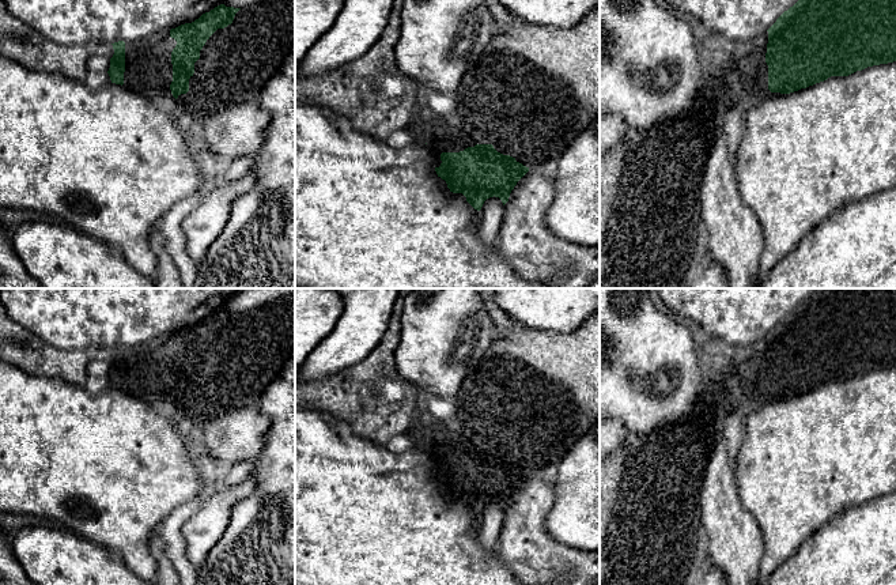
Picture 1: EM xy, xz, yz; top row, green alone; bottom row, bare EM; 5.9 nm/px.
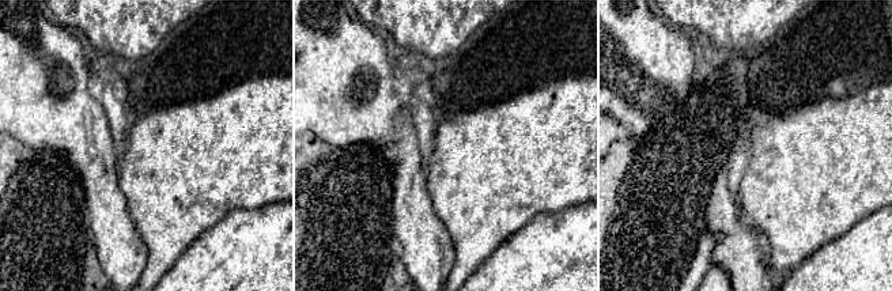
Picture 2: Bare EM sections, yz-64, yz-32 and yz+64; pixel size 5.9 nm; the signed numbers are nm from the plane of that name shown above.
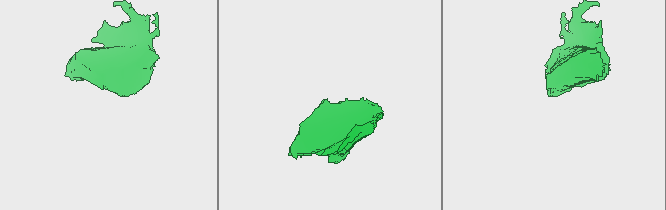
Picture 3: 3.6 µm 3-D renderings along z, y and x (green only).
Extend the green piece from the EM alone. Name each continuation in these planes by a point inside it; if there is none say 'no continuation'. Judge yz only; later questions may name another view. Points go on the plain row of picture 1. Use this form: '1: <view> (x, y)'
1: yz (751, 385)

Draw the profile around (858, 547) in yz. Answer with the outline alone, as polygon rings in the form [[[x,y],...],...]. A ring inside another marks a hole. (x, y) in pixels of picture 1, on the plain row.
[[[896,492],[836,516],[761,585],[896,585]]]

